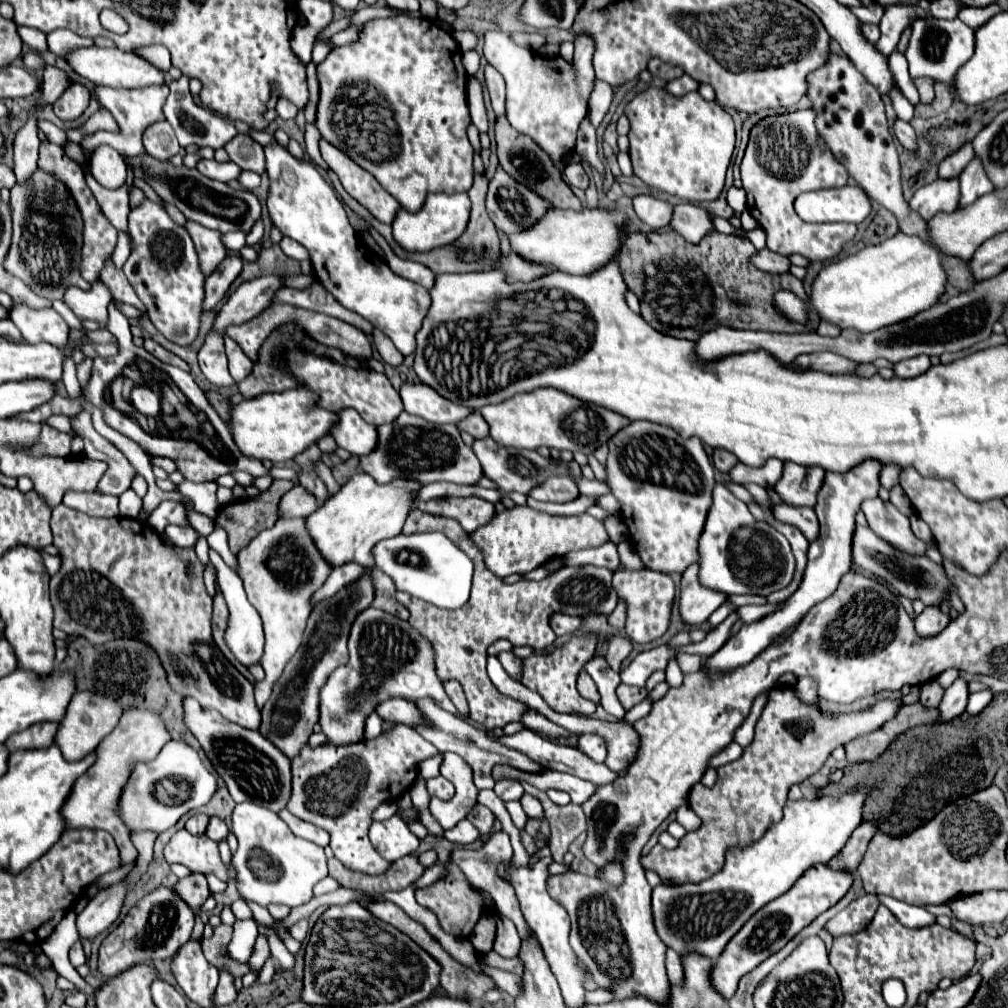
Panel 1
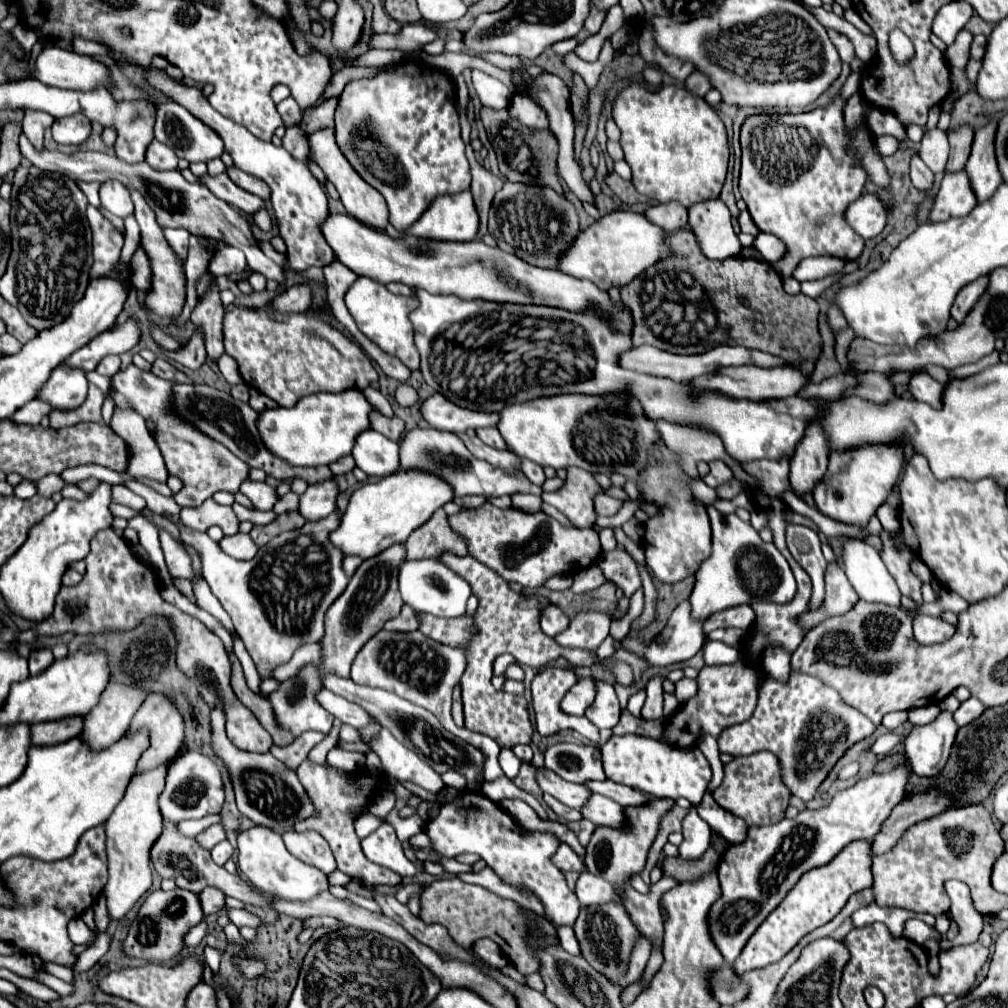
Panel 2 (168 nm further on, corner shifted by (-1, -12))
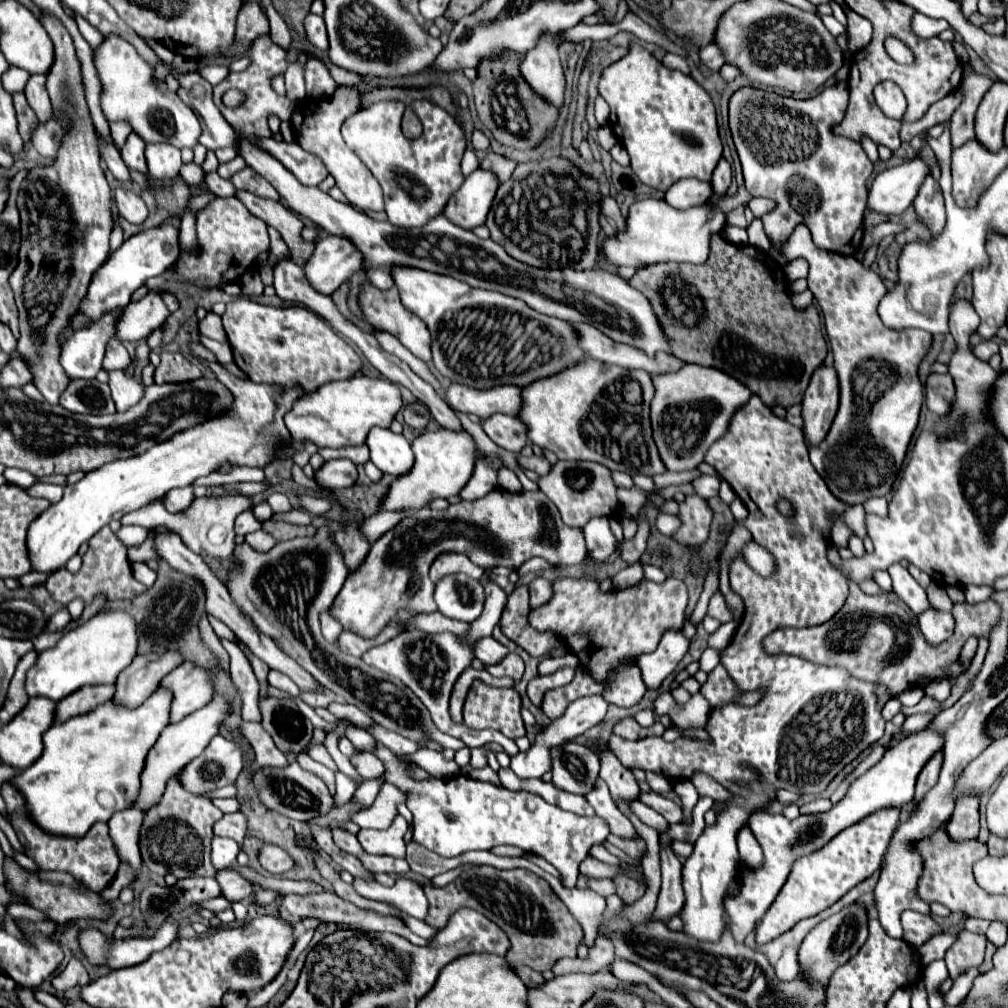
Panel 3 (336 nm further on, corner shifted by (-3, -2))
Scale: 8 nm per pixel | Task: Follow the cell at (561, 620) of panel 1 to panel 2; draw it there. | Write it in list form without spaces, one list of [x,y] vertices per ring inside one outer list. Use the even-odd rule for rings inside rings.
[[[550,603],[540,613],[540,627],[546,635],[554,637],[558,631],[564,631],[568,627],[568,617],[564,615],[564,611],[558,605]]]

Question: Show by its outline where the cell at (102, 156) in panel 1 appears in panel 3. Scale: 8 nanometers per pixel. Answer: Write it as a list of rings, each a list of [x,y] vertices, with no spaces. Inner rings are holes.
[[[116,189],[114,191],[114,203],[118,207],[120,217],[124,217],[130,223],[142,223],[148,215],[148,209],[144,205],[144,201],[140,199],[140,195],[128,191],[128,189]]]

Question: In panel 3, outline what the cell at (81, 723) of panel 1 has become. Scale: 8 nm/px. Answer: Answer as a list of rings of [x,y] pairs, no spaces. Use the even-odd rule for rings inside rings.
[[[164,653],[164,655],[138,655],[128,669],[120,673],[116,679],[116,693],[114,701],[124,705],[126,709],[136,709],[142,705],[158,687],[160,679],[170,673],[176,665],[182,663],[178,653]]]

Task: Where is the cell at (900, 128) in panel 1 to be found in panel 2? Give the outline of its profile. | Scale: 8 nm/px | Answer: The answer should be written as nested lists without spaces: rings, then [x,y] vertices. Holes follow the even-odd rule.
[[[914,155],[910,163],[910,179],[918,191],[928,191],[934,183],[934,173],[924,165],[924,161],[918,155]]]

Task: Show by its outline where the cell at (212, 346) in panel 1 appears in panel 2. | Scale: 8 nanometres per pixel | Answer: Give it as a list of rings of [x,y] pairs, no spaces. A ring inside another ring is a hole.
[[[212,285],[210,291],[206,293],[206,297],[198,301],[198,305],[196,305],[196,309],[192,311],[192,317],[190,317],[192,323],[196,325],[196,329],[202,331],[206,353],[212,361],[218,355],[224,353],[222,317],[224,317],[224,309],[222,309],[222,303],[220,303],[218,285]]]

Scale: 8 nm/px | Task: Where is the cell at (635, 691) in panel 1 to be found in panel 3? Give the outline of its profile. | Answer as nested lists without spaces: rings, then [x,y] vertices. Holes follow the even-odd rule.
[[[626,717],[622,721],[618,721],[614,725],[614,733],[624,737],[624,739],[630,739],[630,741],[636,741],[636,739],[642,739],[642,737],[650,737],[650,735],[658,735],[660,733],[660,723],[654,723],[652,727],[642,727],[636,723],[634,717]]]

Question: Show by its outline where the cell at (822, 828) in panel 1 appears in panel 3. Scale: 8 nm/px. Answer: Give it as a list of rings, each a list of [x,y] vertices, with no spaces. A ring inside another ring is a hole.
[[[932,731],[916,733],[904,739],[894,749],[888,749],[874,767],[870,767],[864,775],[852,781],[842,801],[838,801],[830,811],[814,813],[814,815],[800,815],[798,819],[792,819],[792,821],[786,819],[782,813],[754,813],[750,817],[750,829],[764,851],[764,865],[756,869],[742,867],[738,875],[738,883],[740,883],[738,893],[728,895],[724,901],[726,915],[728,915],[728,929],[732,937],[742,943],[746,935],[756,929],[756,925],[760,923],[760,919],[764,917],[764,913],[768,911],[776,895],[780,893],[782,885],[786,883],[796,859],[822,849],[840,831],[844,831],[850,825],[860,823],[868,815],[882,811],[882,809],[900,809],[902,805],[912,801],[918,773],[922,771],[924,763],[936,751],[940,751],[942,745],[944,745],[942,735],[932,733]]]

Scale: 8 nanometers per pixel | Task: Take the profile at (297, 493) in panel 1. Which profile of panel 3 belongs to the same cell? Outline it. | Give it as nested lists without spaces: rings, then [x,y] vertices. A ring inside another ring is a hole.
[[[334,459],[326,461],[314,475],[318,487],[322,491],[334,491],[342,487],[350,487],[356,483],[356,465],[348,459]]]

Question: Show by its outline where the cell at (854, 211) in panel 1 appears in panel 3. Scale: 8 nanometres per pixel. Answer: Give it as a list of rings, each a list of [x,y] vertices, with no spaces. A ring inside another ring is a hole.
[[[920,157],[878,173],[868,189],[868,209],[890,217],[900,215],[912,205],[918,187],[928,173],[930,169]]]

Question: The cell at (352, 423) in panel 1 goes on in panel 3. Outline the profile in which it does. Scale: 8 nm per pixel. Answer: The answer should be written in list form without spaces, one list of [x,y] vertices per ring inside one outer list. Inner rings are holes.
[[[372,427],[366,439],[366,445],[370,449],[370,461],[382,473],[388,473],[392,477],[398,477],[410,471],[414,463],[414,453],[406,437],[392,433],[390,429]]]

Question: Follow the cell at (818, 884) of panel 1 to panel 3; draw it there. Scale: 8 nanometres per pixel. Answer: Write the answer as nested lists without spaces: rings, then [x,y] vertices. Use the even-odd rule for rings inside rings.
[[[884,809],[880,813],[872,813],[868,819],[844,829],[844,833],[836,835],[836,841],[830,841],[820,851],[810,853],[794,863],[780,897],[772,903],[772,909],[764,915],[764,921],[756,927],[756,943],[766,945],[792,929],[796,921],[818,915],[820,911],[834,905],[848,889],[870,877],[882,865],[882,857],[890,845],[892,833],[898,827],[900,809]]]

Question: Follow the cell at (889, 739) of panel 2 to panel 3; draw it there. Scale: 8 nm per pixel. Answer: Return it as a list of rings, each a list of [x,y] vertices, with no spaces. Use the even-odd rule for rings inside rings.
[[[924,695],[922,699],[920,699],[920,703],[918,705],[914,705],[914,707],[907,707],[908,713],[932,713],[932,715],[938,715],[940,711],[942,711],[942,701],[940,703],[936,703],[936,701],[932,701],[932,697],[928,697],[928,695]]]

